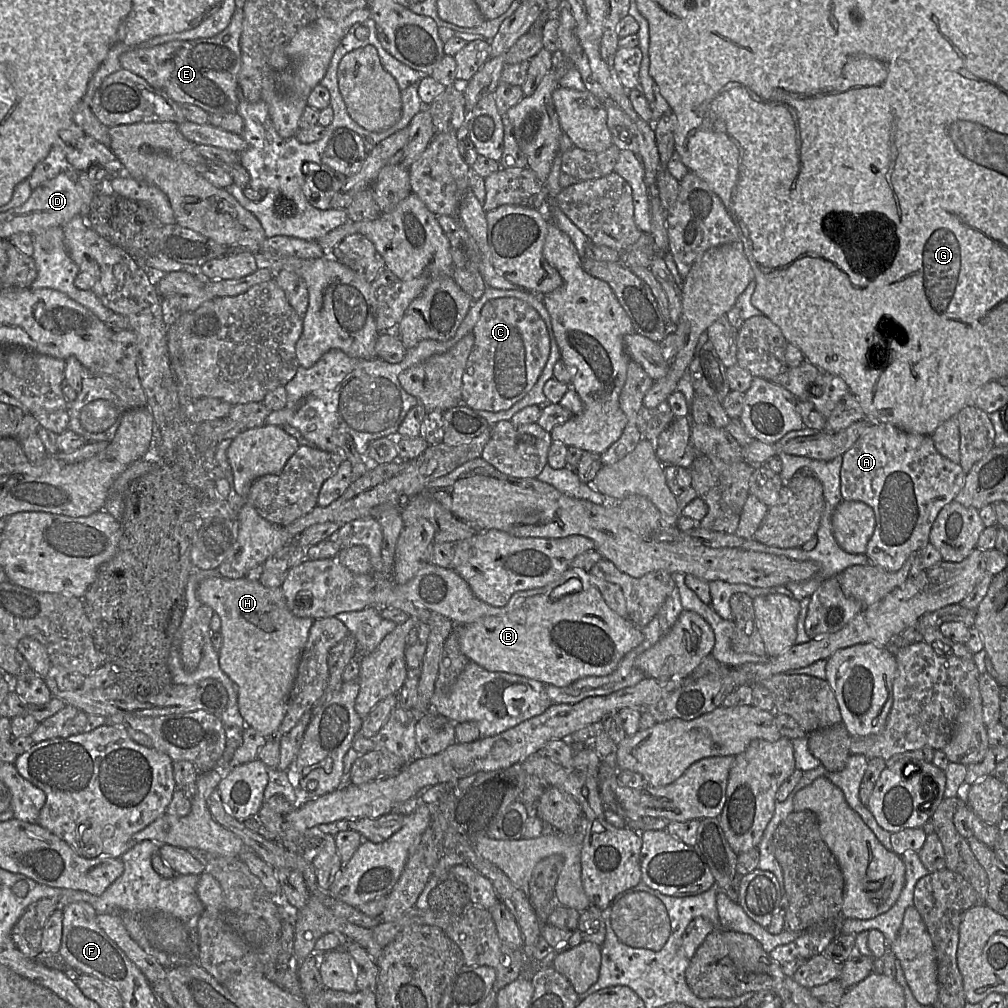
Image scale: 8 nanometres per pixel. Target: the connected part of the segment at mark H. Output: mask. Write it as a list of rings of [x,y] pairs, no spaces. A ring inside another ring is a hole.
[[[212,576],[202,580],[197,587],[199,601],[209,606],[221,619],[220,632],[223,644],[218,652],[219,664],[223,672],[237,687],[238,708],[246,726],[250,726],[263,736],[278,736],[297,676],[302,651],[308,640],[313,618],[298,617],[287,606],[281,588],[267,588],[259,581],[250,581],[246,577],[227,579]]]

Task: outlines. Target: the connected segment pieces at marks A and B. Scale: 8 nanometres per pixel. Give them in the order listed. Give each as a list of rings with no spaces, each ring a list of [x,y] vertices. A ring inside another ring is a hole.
[[[873,423],[863,435],[861,435],[852,447],[843,455],[843,463],[840,471],[841,479],[841,497],[844,501],[860,501],[869,505],[875,514],[875,530],[870,538],[865,555],[869,559],[869,563],[887,572],[898,571],[905,561],[914,555],[919,549],[929,543],[929,535],[932,525],[942,508],[955,499],[959,491],[962,489],[966,478],[966,473],[963,471],[961,465],[952,462],[943,457],[935,448],[933,439],[929,435],[920,435],[907,433],[898,429],[889,423]]]
[[[568,581],[556,586],[550,596],[526,598],[508,614],[457,625],[461,652],[487,671],[523,676],[546,686],[567,687],[584,677],[612,673],[621,659],[643,642],[642,630],[610,609],[595,587],[562,596],[573,586],[573,581]]]

